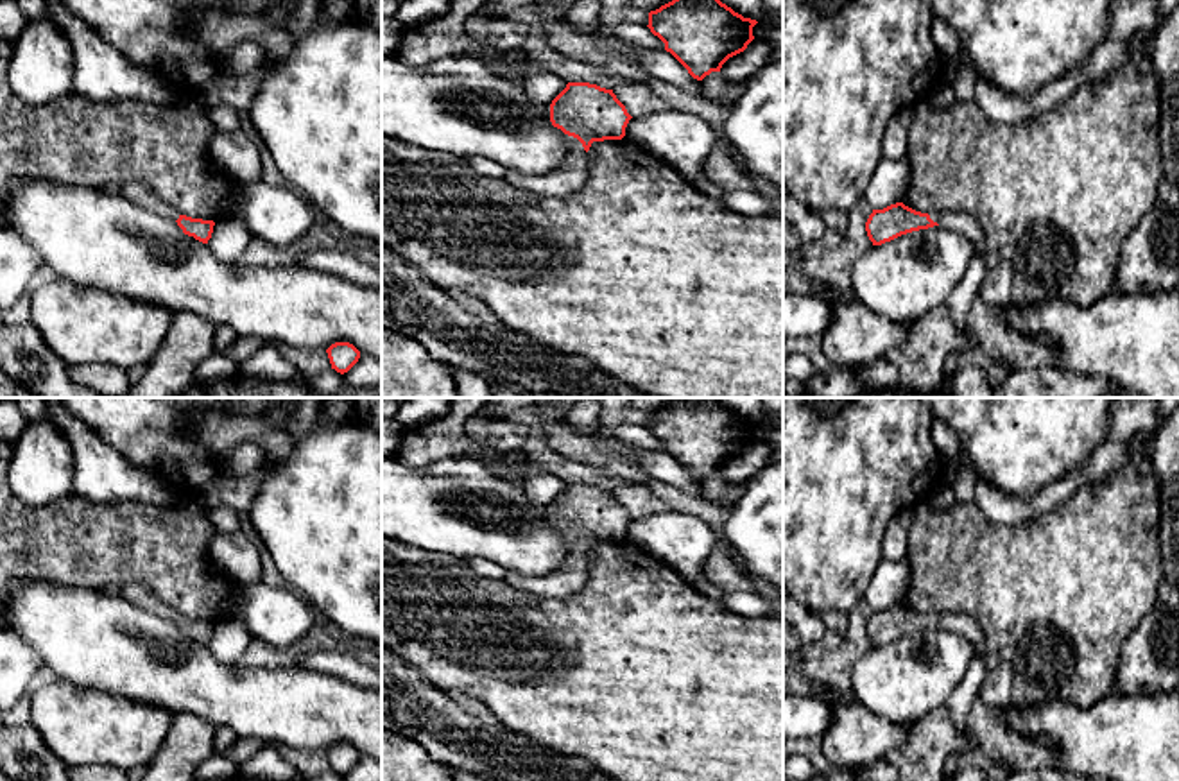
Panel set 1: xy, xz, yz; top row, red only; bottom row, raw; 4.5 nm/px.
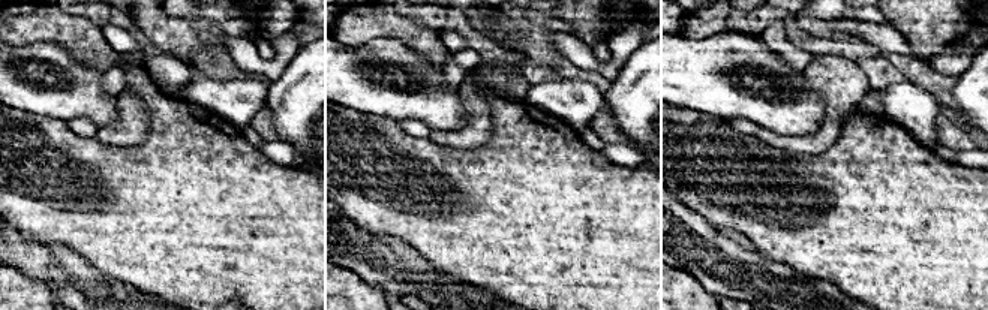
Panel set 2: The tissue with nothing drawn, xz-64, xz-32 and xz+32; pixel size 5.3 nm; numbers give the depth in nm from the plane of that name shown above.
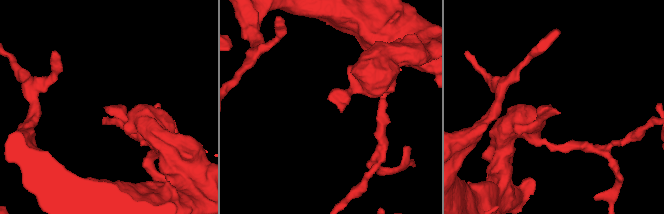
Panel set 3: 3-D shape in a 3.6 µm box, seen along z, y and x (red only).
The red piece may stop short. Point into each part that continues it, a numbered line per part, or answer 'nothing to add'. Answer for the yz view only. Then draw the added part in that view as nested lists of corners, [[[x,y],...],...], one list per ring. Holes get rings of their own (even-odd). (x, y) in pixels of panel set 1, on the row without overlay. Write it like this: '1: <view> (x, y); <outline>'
1: yz (961, 624); [[[935,613],[928,616],[941,629],[969,639],[975,652],[985,654],[985,636],[973,616],[966,613]]]

